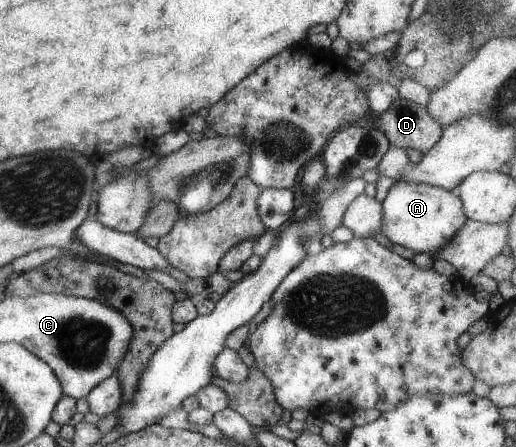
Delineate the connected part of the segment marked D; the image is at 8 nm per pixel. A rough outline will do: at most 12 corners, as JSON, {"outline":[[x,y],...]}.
{"outline":[[395,99],[378,118],[390,145],[422,154],[442,127],[426,107]]}

